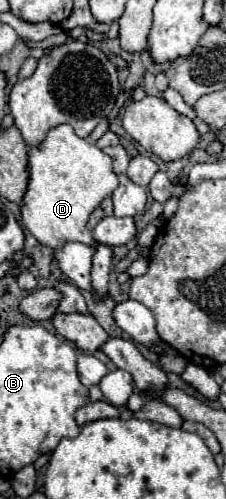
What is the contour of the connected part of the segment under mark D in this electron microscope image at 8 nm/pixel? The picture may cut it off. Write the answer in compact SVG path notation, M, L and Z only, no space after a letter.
M57 125L39 145L29 149L27 171L29 181L21 199L21 221L31 235L51 249L57 249L63 241L93 245L95 239L87 229L87 219L119 185L117 175L111 171L111 159L93 141L77 137L71 125Z

